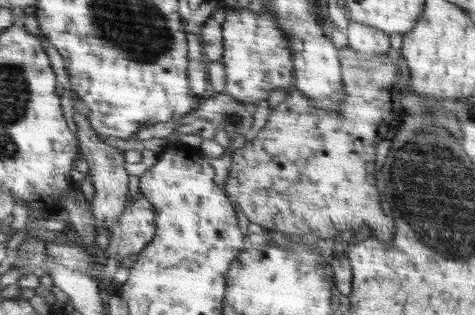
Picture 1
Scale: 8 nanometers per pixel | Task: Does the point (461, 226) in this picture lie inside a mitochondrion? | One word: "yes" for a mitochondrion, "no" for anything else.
yes

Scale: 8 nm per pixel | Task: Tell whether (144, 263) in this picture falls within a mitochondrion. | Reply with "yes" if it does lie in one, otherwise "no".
no

